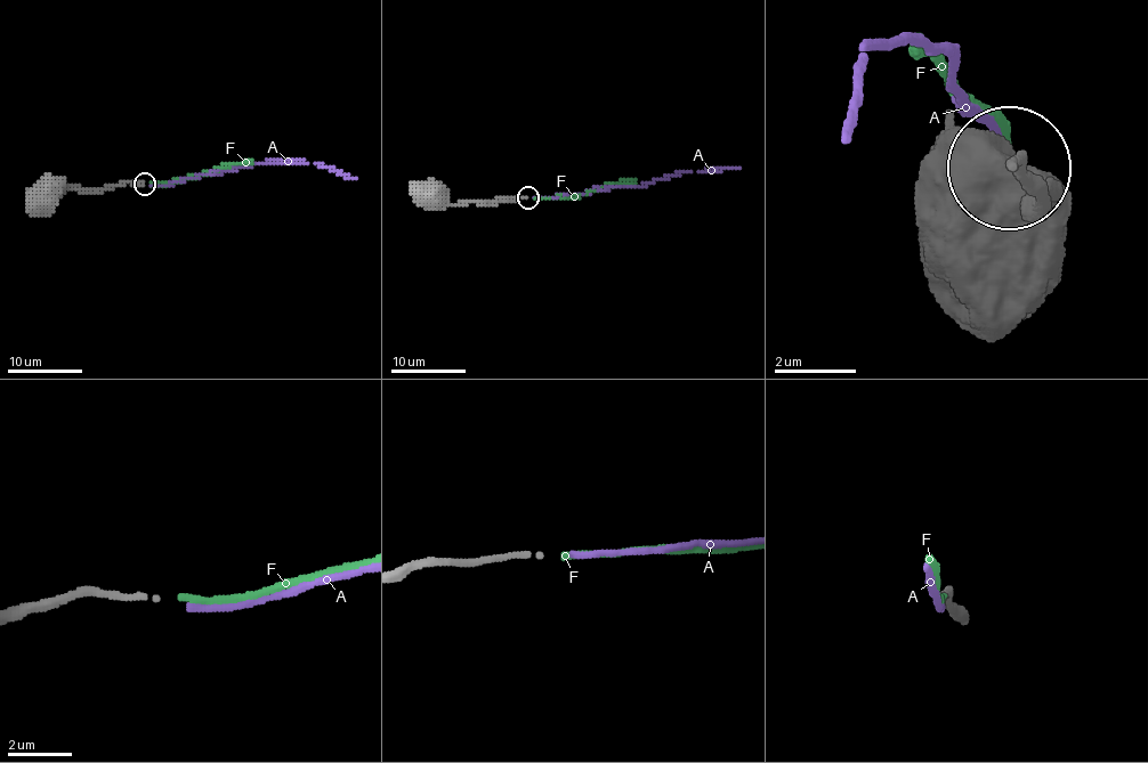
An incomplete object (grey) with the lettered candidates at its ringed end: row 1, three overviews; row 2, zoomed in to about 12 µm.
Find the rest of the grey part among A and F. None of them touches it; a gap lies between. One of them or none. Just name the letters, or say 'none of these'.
A

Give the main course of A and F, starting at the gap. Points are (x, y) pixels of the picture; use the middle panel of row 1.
A: (535, 196), (583, 195), (597, 189), (633, 187), (688, 170), (738, 167)
F: (533, 196), (571, 196), (636, 180)

